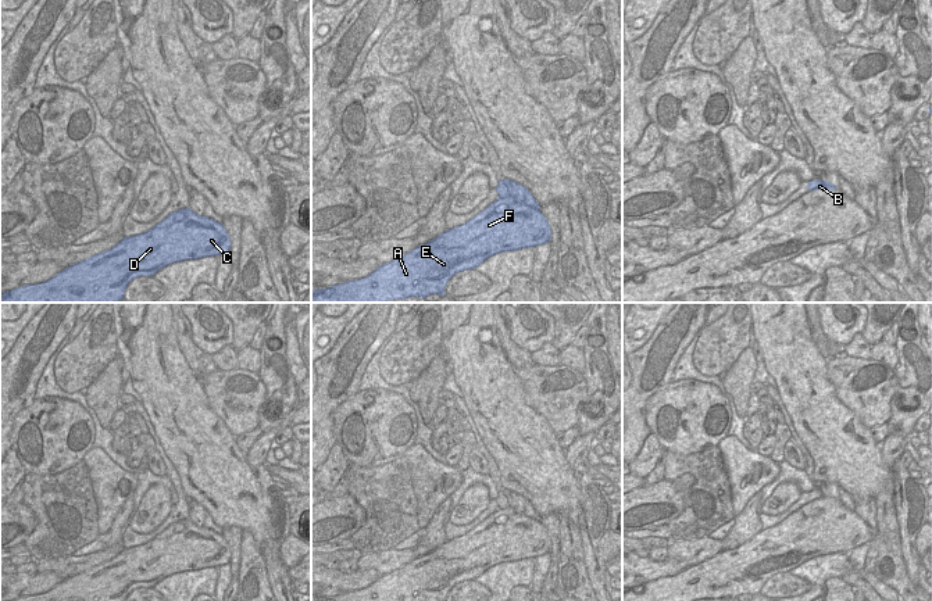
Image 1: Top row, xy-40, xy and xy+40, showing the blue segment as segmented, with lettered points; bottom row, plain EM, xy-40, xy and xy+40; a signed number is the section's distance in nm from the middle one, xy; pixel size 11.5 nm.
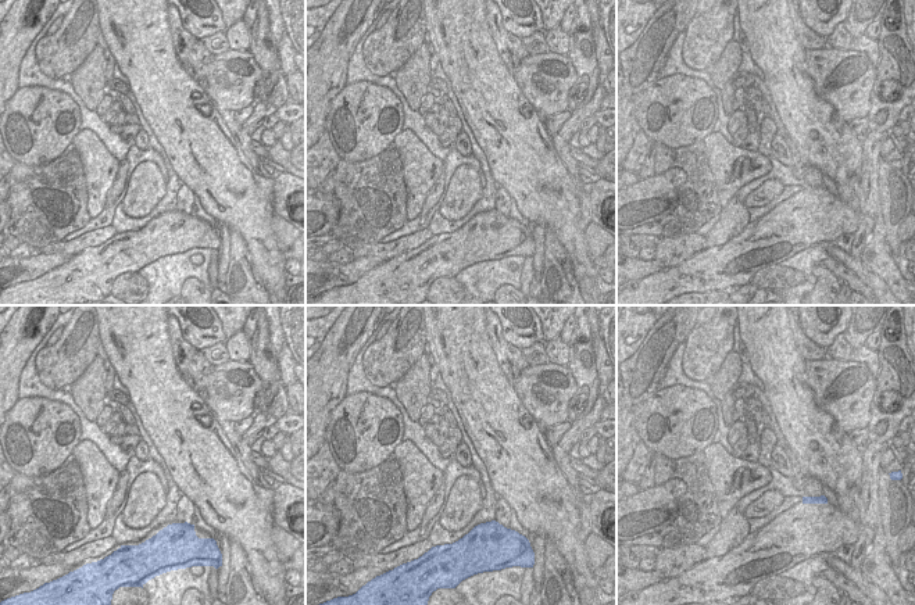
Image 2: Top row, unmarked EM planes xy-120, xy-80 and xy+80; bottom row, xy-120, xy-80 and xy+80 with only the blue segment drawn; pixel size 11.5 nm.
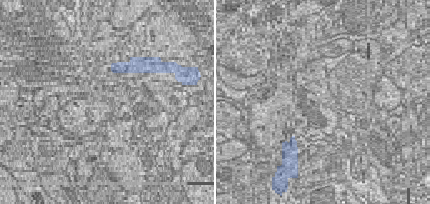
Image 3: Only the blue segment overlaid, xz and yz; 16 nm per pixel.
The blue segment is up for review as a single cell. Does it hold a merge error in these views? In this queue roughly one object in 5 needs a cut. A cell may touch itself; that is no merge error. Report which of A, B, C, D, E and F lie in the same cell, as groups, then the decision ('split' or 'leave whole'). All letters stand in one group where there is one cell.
A B C D E F | leave whole

